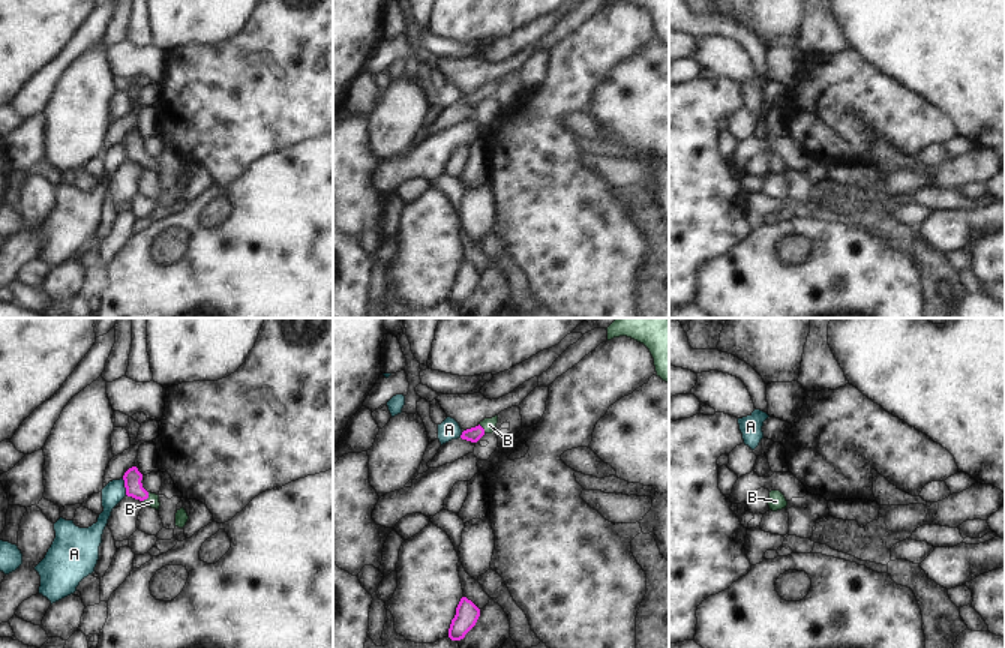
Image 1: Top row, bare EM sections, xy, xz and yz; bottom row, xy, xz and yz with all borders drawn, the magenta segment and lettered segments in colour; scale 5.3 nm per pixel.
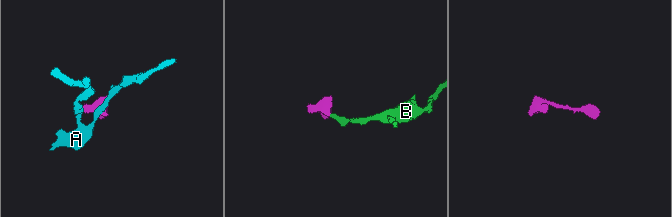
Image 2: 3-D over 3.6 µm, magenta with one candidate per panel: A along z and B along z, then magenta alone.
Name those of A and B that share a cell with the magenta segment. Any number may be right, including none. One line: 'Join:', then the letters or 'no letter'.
Join: B.

